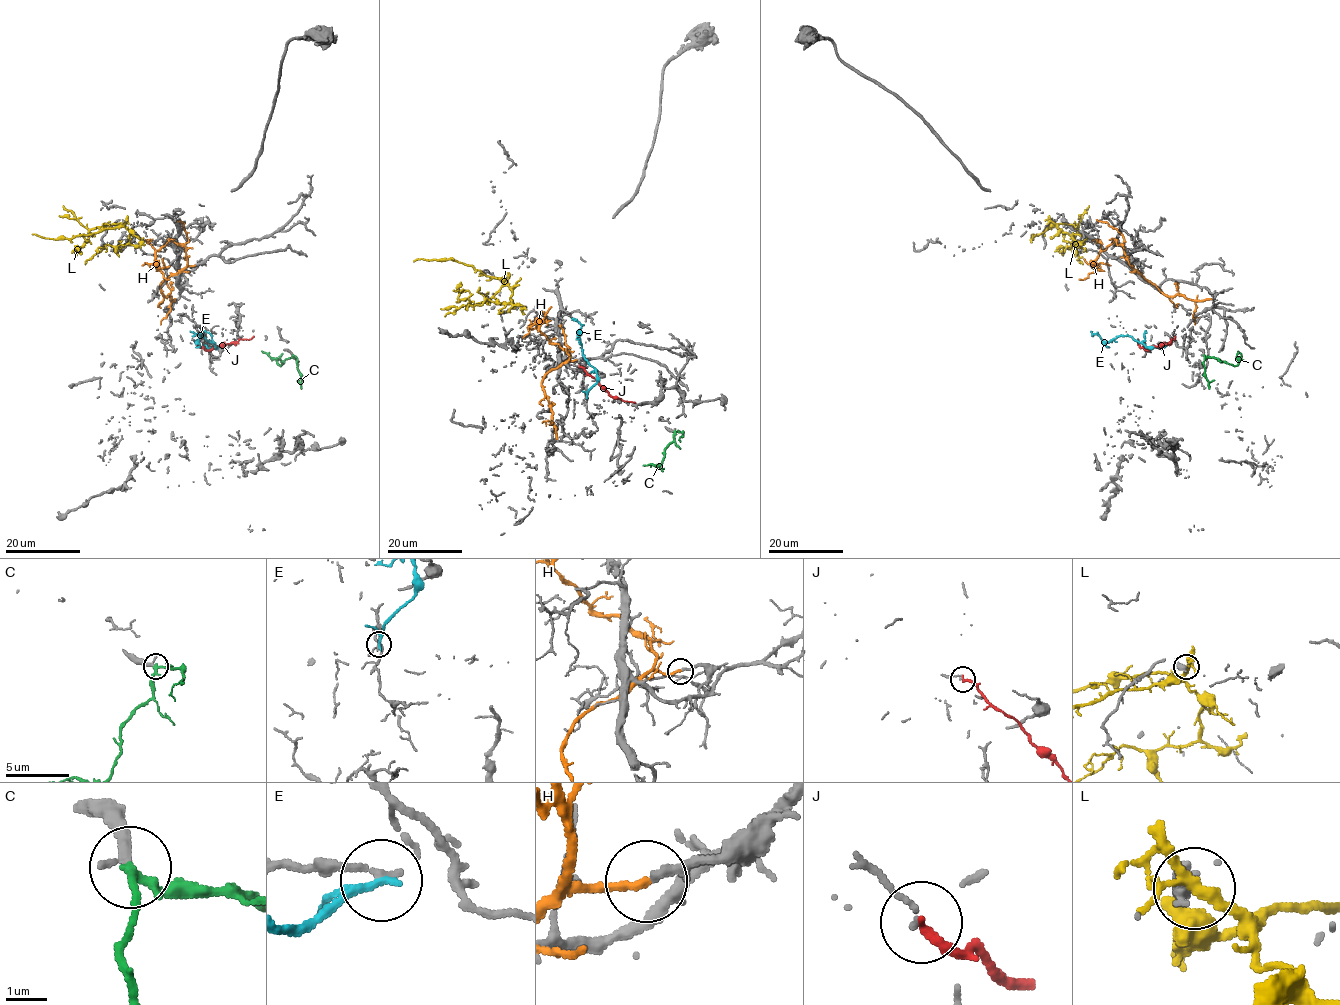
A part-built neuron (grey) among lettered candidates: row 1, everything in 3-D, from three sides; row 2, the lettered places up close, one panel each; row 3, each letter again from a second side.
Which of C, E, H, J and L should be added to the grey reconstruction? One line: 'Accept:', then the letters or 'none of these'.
Accept: C

